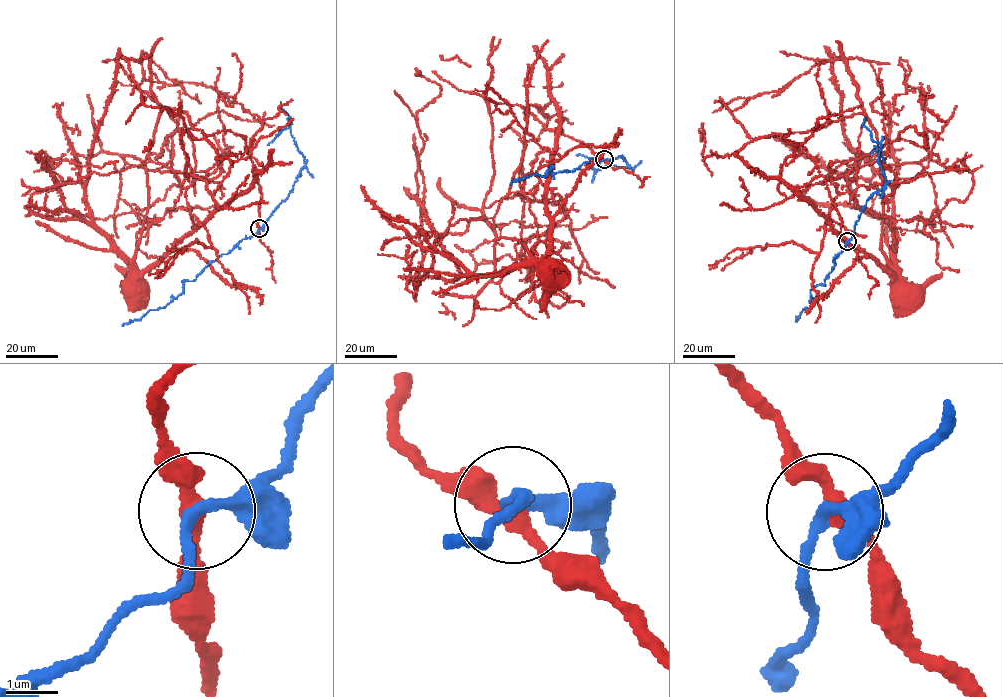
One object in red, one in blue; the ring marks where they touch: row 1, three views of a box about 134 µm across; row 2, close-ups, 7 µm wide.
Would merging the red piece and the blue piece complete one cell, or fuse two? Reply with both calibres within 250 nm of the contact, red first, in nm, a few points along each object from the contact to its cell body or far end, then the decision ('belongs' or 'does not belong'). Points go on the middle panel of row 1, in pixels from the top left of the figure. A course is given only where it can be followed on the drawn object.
calibres 300 and 220 nm; course red (604, 160), (517, 105), (488, 103), (494, 174), (482, 210), (498, 237), (520, 240), (533, 257), (543, 260); course blue (604, 159), (553, 175), (553, 165), (545, 176), (531, 175), (510, 182); does not belong

